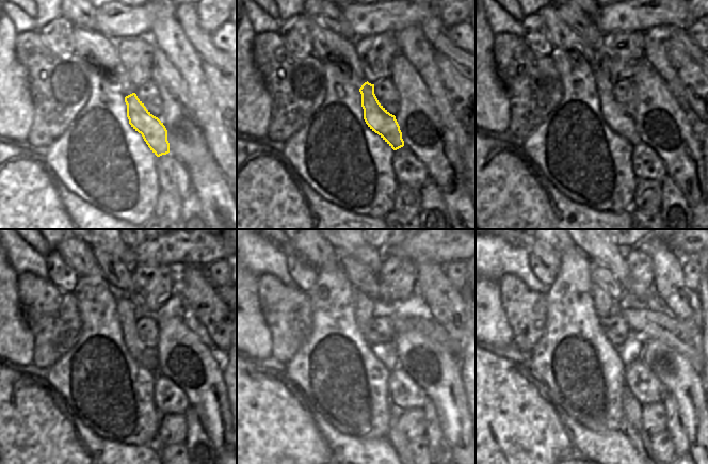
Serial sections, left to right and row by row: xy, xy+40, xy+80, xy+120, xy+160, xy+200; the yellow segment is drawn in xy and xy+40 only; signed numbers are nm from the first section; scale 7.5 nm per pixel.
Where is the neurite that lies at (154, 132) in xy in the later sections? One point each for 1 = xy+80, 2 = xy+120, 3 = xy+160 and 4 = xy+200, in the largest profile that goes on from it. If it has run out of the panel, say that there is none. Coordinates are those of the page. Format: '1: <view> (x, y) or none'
1: xy+80 (623, 123)
2: xy+120 (147, 357)
3: xy+160 (367, 290)
4: xy+200 (605, 290)

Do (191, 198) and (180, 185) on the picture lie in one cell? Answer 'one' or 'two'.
two

